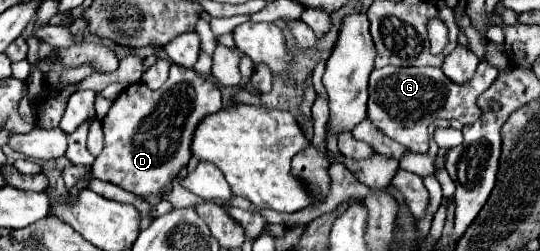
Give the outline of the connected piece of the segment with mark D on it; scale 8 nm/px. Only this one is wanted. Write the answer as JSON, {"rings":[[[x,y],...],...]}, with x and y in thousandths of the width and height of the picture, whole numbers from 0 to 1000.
{"rings":[[[317,259],[313,315],[302,331],[302,347],[280,363],[269,331],[246,331],[239,339],[217,402],[206,418],[202,450],[191,474],[191,530],[194,530],[194,586],[187,618],[172,641],[172,697],[180,713],[213,729],[228,745],[231,761],[243,761],[250,777],[302,777],[306,745],[317,745],[335,673],[346,665],[354,633],[354,538],[365,506],[365,490],[398,442],[406,442],[413,418],[409,363],[398,347],[398,331],[376,299],[365,299],[354,275]]]}

